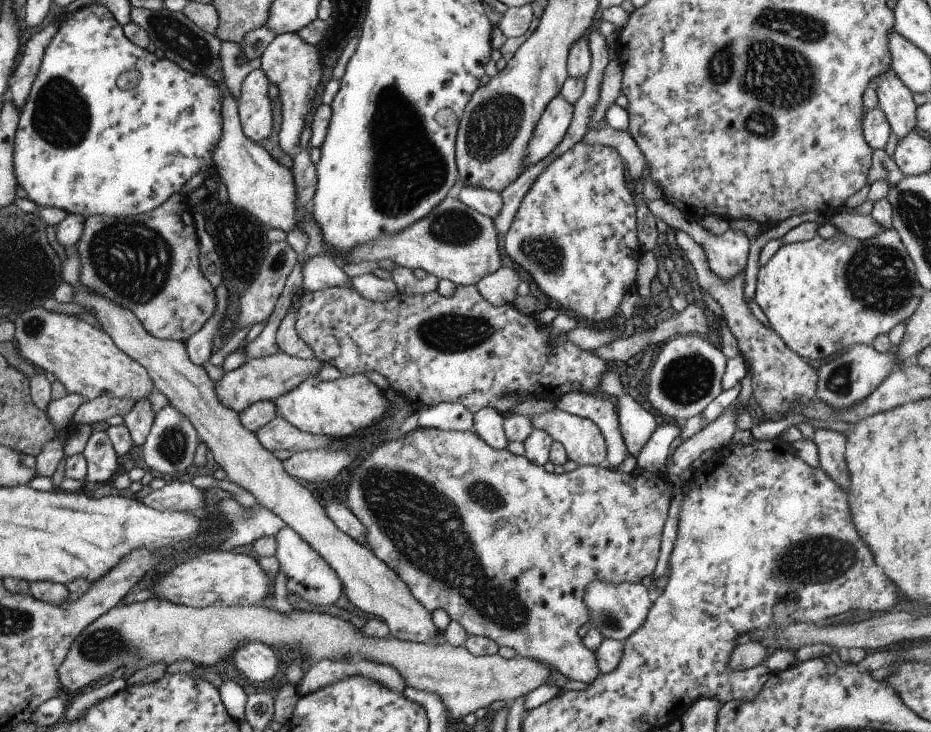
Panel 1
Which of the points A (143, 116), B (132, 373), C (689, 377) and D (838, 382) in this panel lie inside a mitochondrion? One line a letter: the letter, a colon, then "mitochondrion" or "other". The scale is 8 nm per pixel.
A: other
B: other
C: mitochondrion
D: mitochondrion

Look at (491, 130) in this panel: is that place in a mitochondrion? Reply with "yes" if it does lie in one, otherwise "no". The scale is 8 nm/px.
yes

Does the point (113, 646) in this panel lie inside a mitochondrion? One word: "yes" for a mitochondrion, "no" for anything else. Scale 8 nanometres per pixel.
yes

